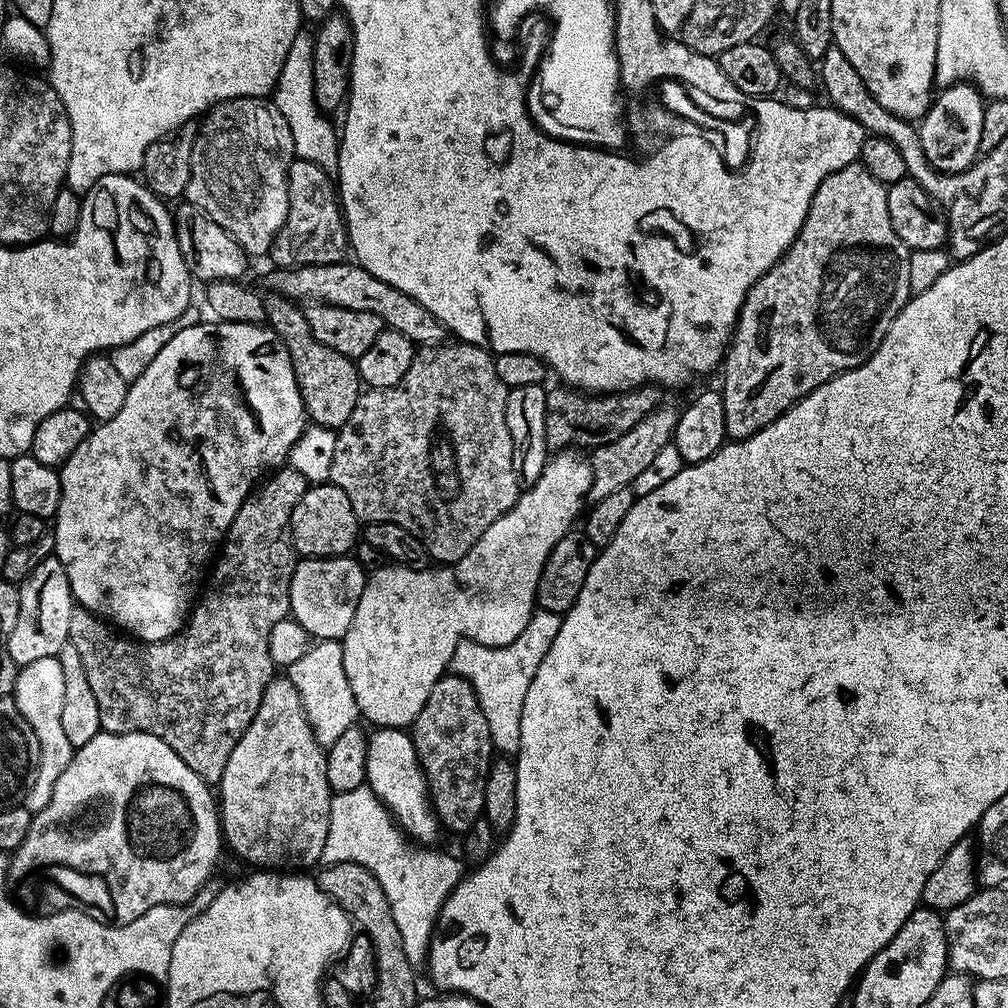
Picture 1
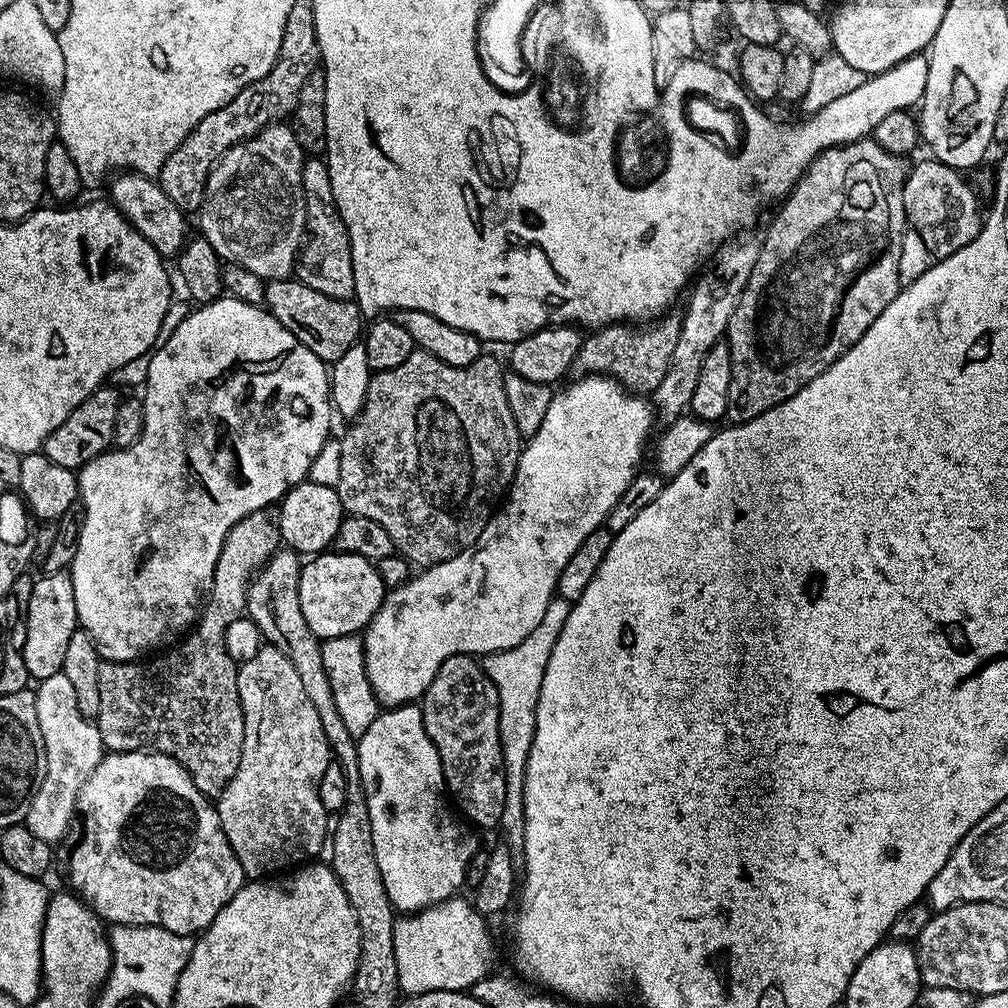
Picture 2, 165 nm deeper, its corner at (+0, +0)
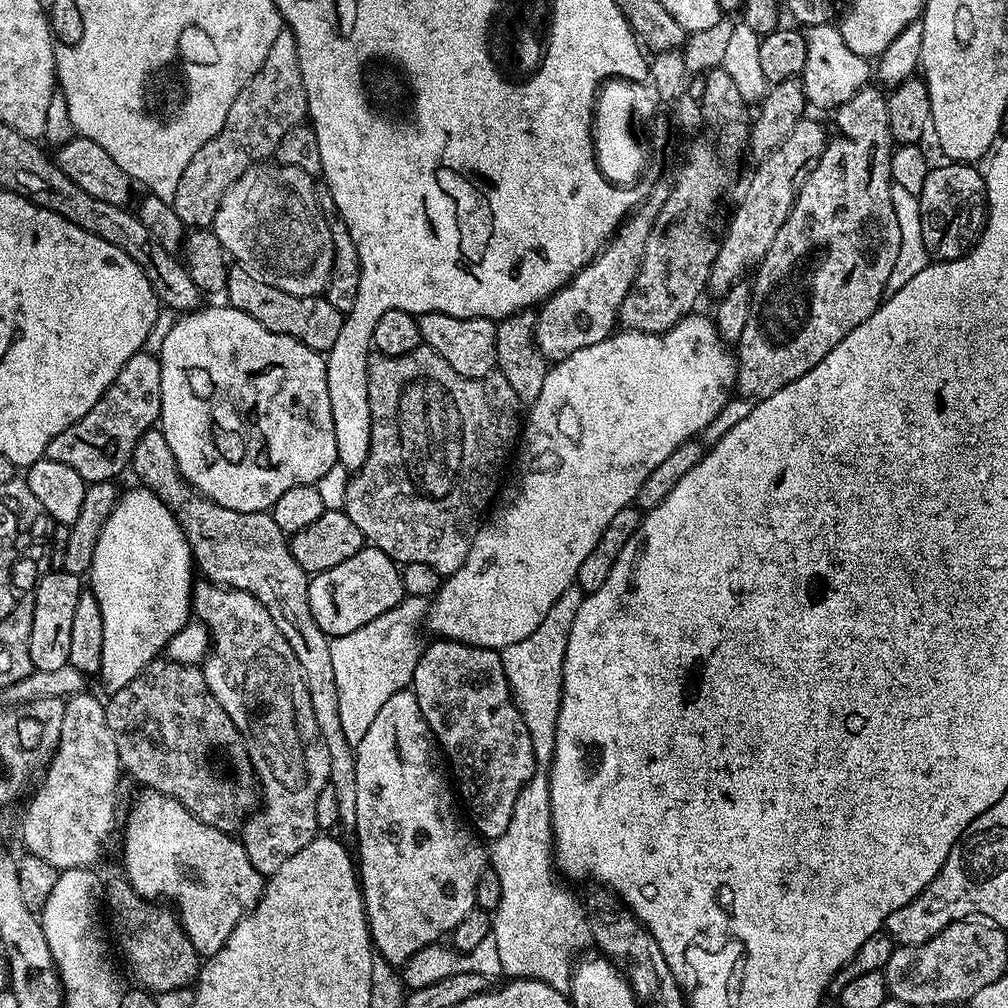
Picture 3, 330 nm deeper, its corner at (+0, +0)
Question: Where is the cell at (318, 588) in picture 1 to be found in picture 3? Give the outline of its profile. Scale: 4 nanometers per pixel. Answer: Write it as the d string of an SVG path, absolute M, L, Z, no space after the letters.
M366 546L354 558L346 558L346 562L338 562L325 572L317 572L308 581L310 594L310 610L314 614L314 622L328 637L350 634L350 630L358 630L358 626L366 626L378 614L386 614L394 605L404 599L404 587L400 577L400 568L382 550Z

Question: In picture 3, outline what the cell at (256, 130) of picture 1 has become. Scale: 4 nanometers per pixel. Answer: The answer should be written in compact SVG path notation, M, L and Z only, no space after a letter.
M275 162L254 164L250 170L246 170L246 174L242 174L242 178L238 178L238 182L234 182L234 186L230 186L230 190L226 190L226 194L220 203L218 214L214 214L214 222L212 223L210 231L218 238L218 242L222 242L224 251L228 253L229 257L239 267L251 272L254 278L258 278L258 282L266 282L266 286L274 286L278 290L286 290L286 294L294 294L295 296L319 296L328 287L330 270L334 262L334 242L330 234L330 226L318 206L316 189L317 185L314 183L313 177L306 175L305 172L298 170L294 166L286 166L285 164L277 164Z

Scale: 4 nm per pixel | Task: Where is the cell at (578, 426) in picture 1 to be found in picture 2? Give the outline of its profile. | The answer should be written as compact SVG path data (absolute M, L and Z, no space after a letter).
M665 314L639 326L632 322L621 322L589 331L581 339L575 371L614 378L633 394L655 392L658 382L666 378L666 370L670 370L670 357L674 354L674 345L678 343L681 317L672 315Z

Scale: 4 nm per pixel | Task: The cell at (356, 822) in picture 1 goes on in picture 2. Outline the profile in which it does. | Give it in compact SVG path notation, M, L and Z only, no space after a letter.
M457 894L448 900L438 902L421 912L404 914L394 926L394 962L398 966L400 991L405 997L426 994L427 992L468 992L474 982L493 971L492 959L496 952L492 949L492 936L488 933L485 917L476 911L471 899L463 900Z

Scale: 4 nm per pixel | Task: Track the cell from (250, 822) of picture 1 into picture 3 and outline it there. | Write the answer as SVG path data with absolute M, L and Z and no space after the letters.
M211 582L200 583L197 583L192 590L192 611L195 619L199 623L205 624L210 633L210 651L207 660L202 665L204 677L214 698L218 698L218 706L222 706L222 710L226 710L226 714L230 714L234 726L242 734L244 744L248 747L248 756L252 759L252 768L256 772L258 788L262 793L262 803L244 821L242 843L246 850L246 858L250 858L254 870L258 870L261 876L267 878L274 875L278 866L282 866L282 862L286 862L286 858L294 858L294 854L298 854L298 850L302 850L302 846L310 846L310 842L316 839L318 835L316 826L318 794L322 794L322 790L329 787L330 754L326 754L326 742L322 742L322 734L318 734L318 722L314 722L314 706L310 706L310 694L306 690L302 666L298 666L298 662L294 658L294 650L290 650L290 642L286 642L286 638L282 638L282 630L278 630L278 626L274 626L274 618L270 618L266 606L262 606L262 602L258 602L258 598L254 598L249 592L243 592L237 588L225 588Z

